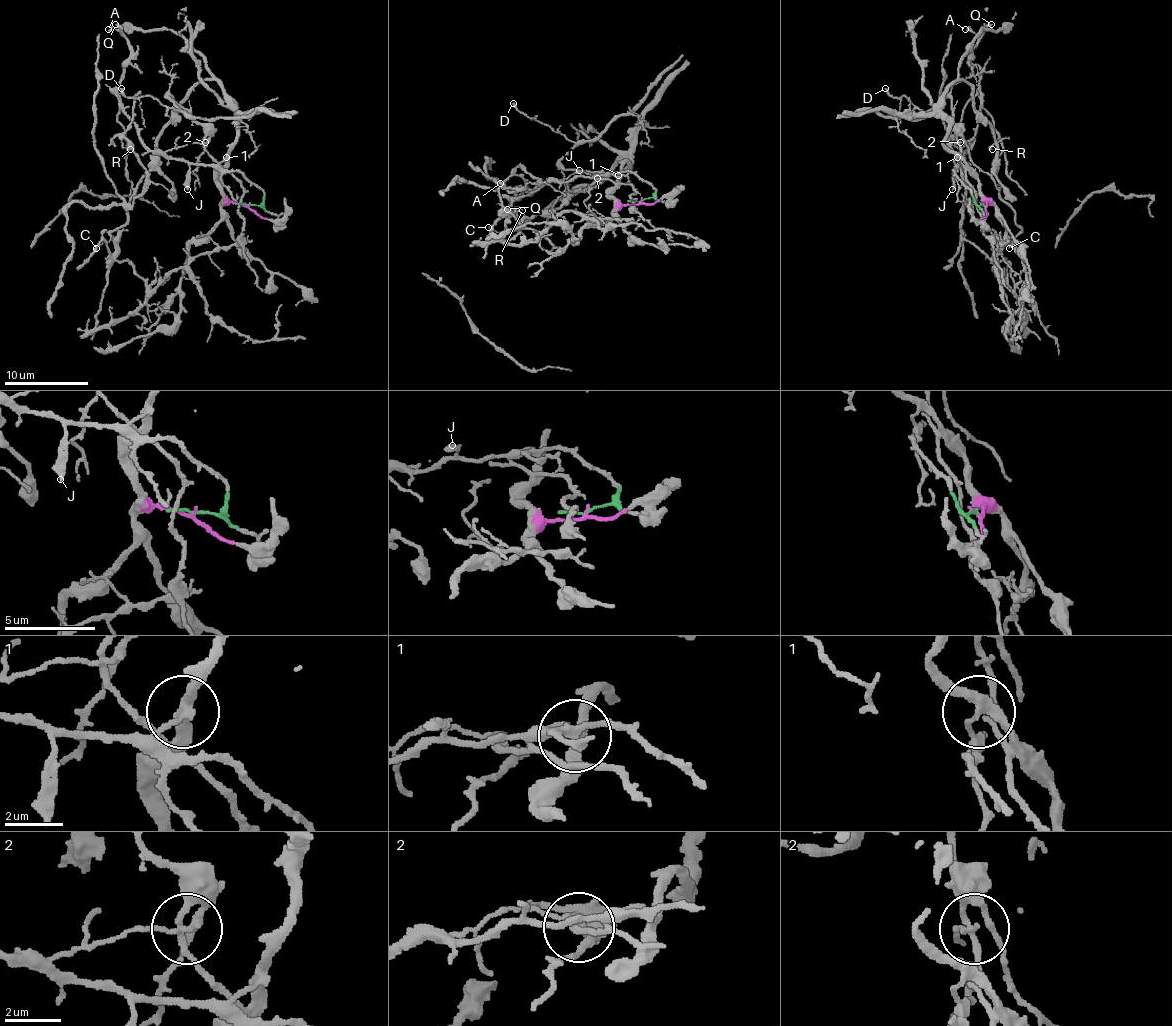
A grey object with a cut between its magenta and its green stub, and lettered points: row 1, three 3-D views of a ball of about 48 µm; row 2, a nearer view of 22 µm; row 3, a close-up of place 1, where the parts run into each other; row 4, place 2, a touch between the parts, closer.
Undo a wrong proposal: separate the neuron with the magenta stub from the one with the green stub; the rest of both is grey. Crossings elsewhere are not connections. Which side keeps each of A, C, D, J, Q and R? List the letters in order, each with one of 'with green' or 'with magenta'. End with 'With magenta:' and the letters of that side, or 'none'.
A: with green
C: with magenta
D: with magenta
J: with green
Q: with green
R: with green
With magenta: C, D

